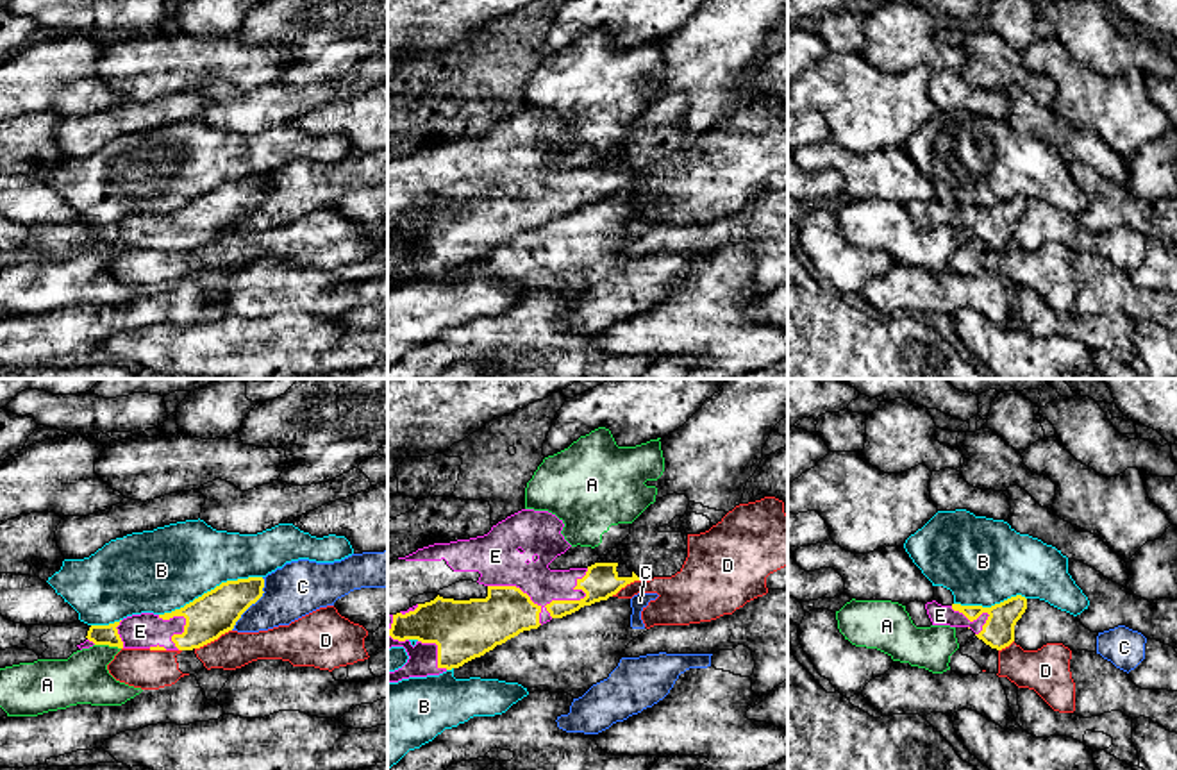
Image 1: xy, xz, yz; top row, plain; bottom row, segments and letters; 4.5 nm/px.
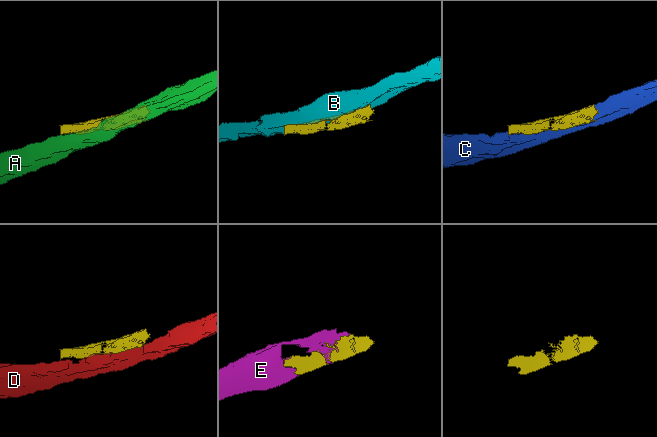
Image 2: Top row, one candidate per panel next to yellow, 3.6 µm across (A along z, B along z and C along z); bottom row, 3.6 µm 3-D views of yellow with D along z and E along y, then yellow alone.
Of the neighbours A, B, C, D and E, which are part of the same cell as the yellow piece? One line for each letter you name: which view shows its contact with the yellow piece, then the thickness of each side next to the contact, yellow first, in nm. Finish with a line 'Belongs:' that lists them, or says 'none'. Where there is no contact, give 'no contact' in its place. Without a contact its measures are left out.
E: contact in xz; calibres 160 and 170 nm
Belongs: E

